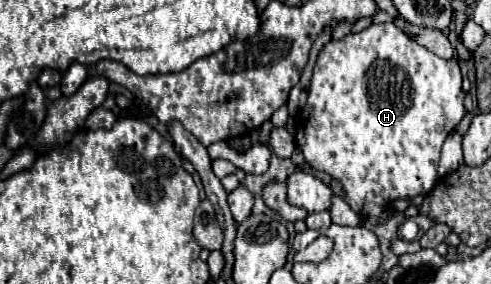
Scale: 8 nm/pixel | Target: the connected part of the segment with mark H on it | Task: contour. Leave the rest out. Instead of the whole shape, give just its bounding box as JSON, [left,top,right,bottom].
[295,23,465,225]

